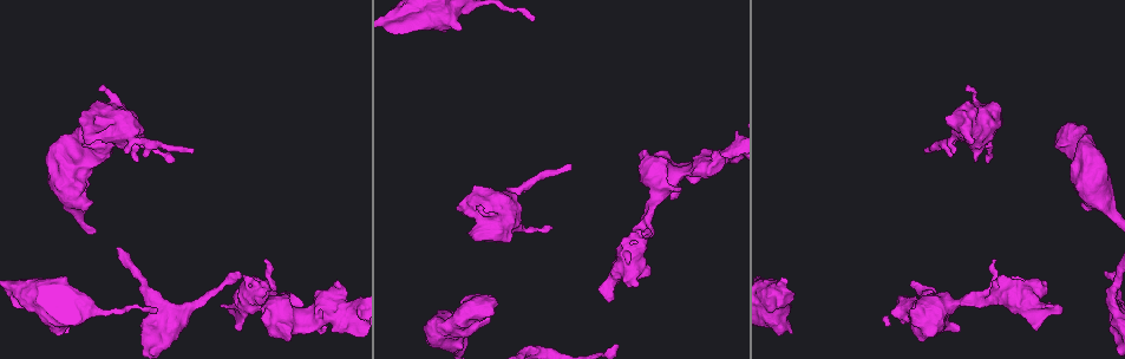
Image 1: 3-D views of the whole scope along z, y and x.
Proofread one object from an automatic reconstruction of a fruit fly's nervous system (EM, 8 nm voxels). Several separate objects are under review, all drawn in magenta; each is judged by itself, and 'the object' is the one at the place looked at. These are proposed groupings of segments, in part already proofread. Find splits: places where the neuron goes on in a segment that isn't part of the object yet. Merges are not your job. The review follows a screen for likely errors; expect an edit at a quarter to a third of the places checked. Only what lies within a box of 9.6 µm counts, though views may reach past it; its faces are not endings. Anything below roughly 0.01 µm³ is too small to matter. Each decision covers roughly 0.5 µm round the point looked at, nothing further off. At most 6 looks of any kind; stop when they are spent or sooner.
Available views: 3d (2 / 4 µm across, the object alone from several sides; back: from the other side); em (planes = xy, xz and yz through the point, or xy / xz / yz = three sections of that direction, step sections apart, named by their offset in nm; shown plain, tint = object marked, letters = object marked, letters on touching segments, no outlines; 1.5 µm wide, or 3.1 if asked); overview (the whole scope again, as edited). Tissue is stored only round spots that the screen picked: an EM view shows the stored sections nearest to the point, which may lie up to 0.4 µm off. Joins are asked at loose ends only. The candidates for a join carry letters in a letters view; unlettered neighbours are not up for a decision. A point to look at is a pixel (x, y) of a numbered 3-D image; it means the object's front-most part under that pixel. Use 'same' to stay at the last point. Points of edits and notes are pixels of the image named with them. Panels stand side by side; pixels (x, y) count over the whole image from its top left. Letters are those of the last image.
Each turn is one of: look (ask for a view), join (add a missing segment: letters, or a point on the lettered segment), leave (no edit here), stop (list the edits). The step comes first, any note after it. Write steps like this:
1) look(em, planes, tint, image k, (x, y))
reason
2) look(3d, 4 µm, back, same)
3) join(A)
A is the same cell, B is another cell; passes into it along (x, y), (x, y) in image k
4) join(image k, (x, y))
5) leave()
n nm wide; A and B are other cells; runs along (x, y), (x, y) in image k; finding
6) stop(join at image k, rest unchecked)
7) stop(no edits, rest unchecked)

look(3d, 4 µm, image 1, (471, 237))
thick end

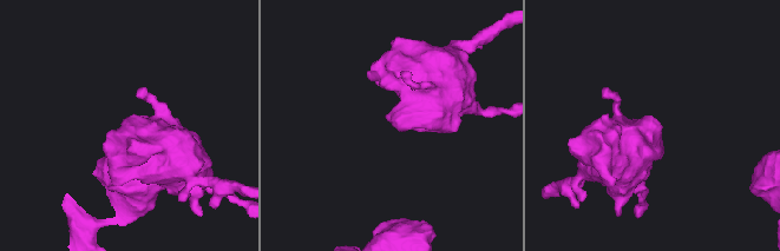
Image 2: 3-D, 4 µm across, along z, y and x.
look(em, planes, letters, image 2, (389, 121))
now the EM

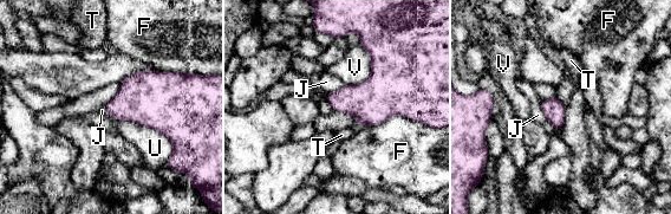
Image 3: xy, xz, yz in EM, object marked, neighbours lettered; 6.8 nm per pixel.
leave()
F, J, T, U and V are other cells; border along (105, 104), (105, 111), (117, 118) in image 3; no lettered segment goes on from it

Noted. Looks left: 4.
look(3d, 2 µm, image 1, (1106, 270))
tapers out

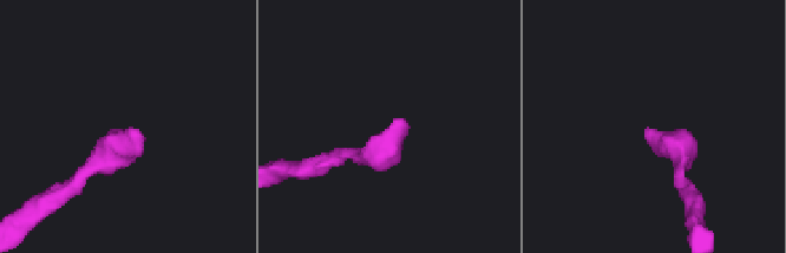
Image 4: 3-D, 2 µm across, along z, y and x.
look(em, xz, step 8, letters, image 4, (399, 119))

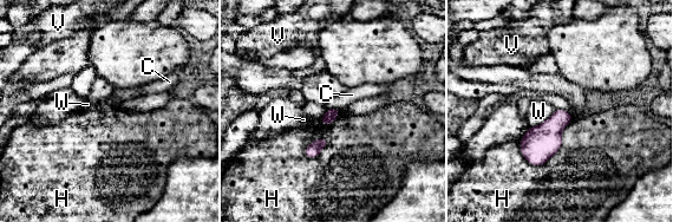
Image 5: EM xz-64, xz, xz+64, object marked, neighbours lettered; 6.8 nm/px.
leave()
C, H, V and W are other cells; border along (327, 109), (337, 109), (339, 111) in image 5; none of them fits

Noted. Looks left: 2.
stop(no edits, rest unchecked)

